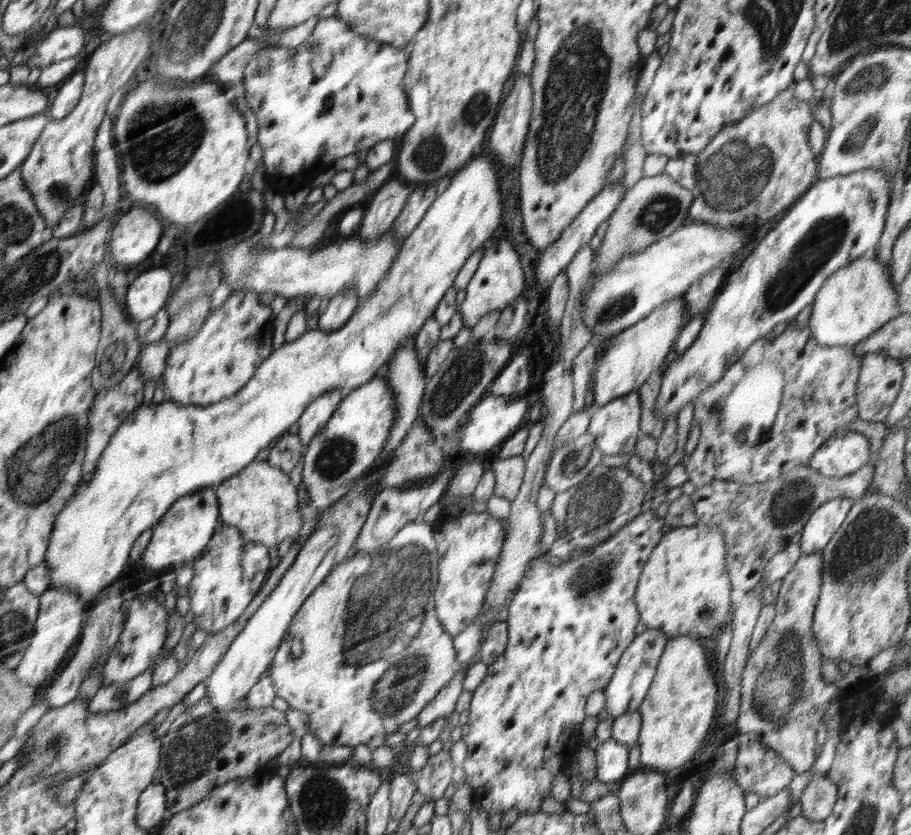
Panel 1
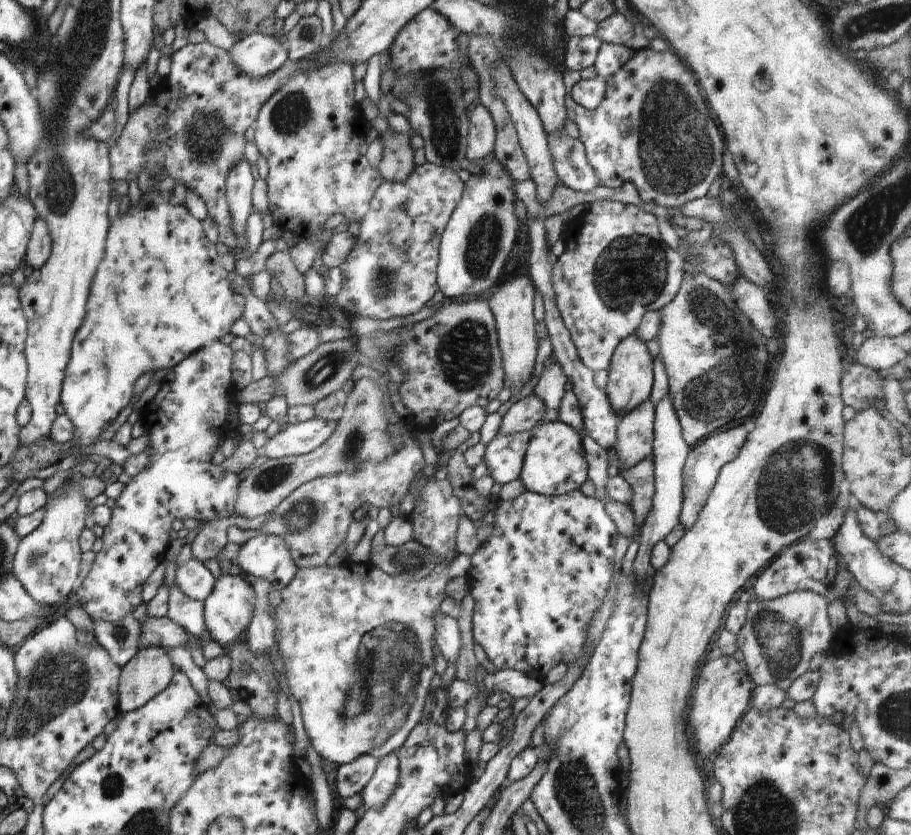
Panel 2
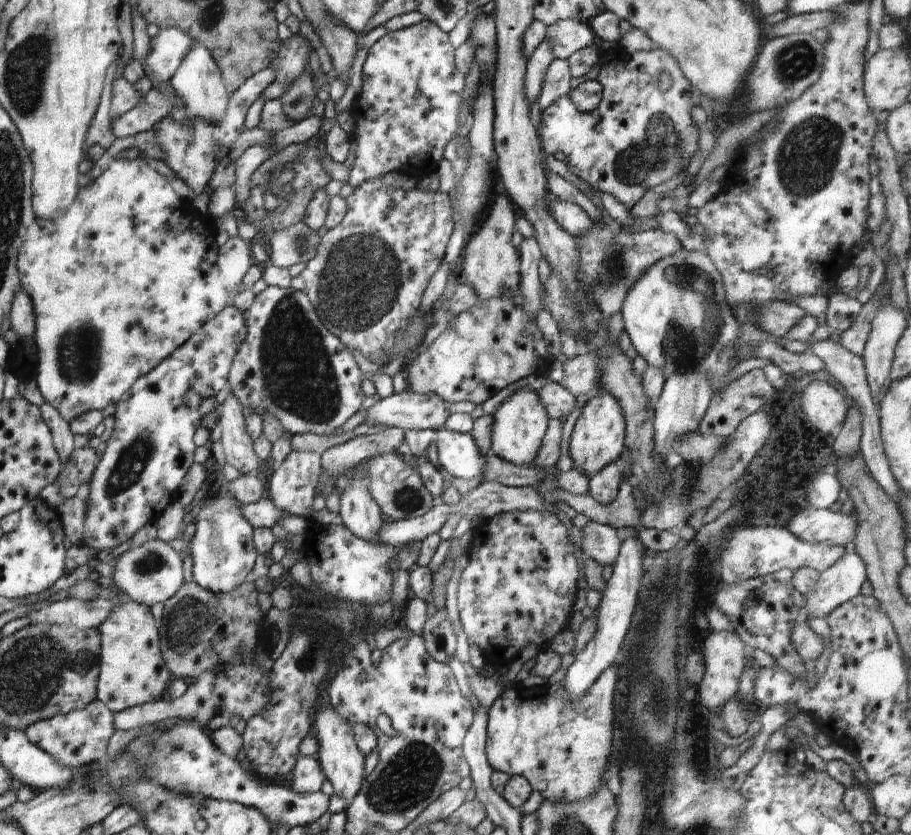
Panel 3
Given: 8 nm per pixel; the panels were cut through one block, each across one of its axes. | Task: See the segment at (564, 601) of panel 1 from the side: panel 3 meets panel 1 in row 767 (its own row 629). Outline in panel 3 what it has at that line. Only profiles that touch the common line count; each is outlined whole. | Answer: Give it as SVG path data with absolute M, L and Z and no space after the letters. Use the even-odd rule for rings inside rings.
M503 512L492 518L483 518L478 526L472 528L473 537L470 544L469 564L461 572L457 603L461 626L468 637L469 646L478 646L482 650L488 665L496 669L510 668L522 649L528 644L549 648L552 638L568 626L568 617L573 612L572 604L578 594L576 585L578 560L570 544L566 526L558 520L556 513Z

